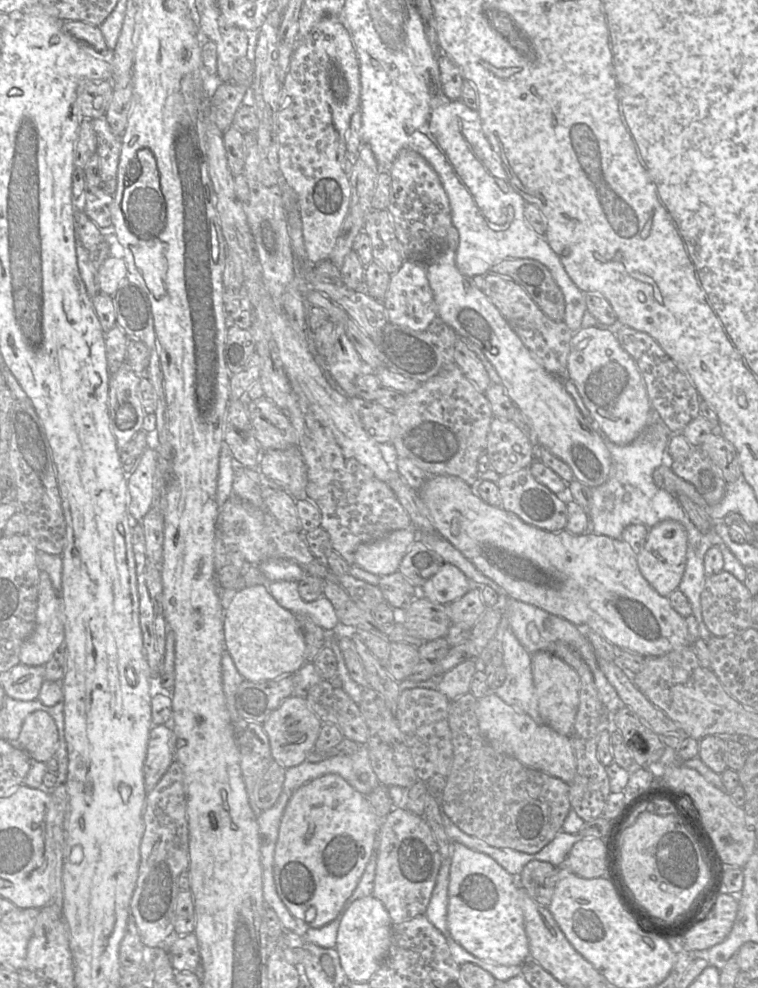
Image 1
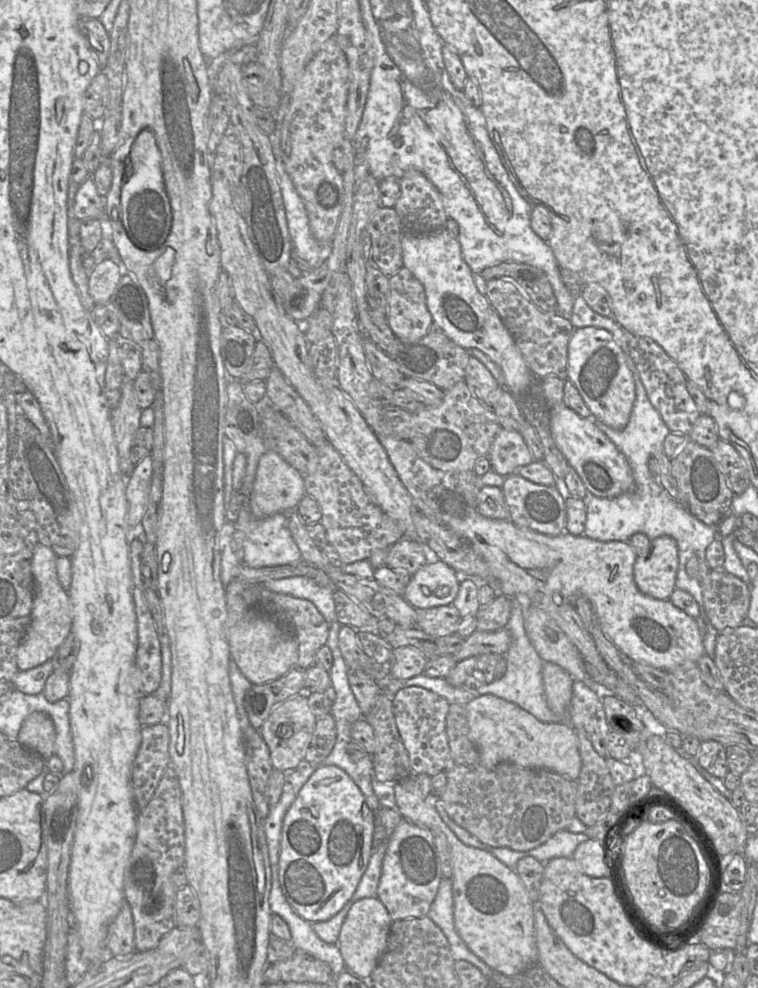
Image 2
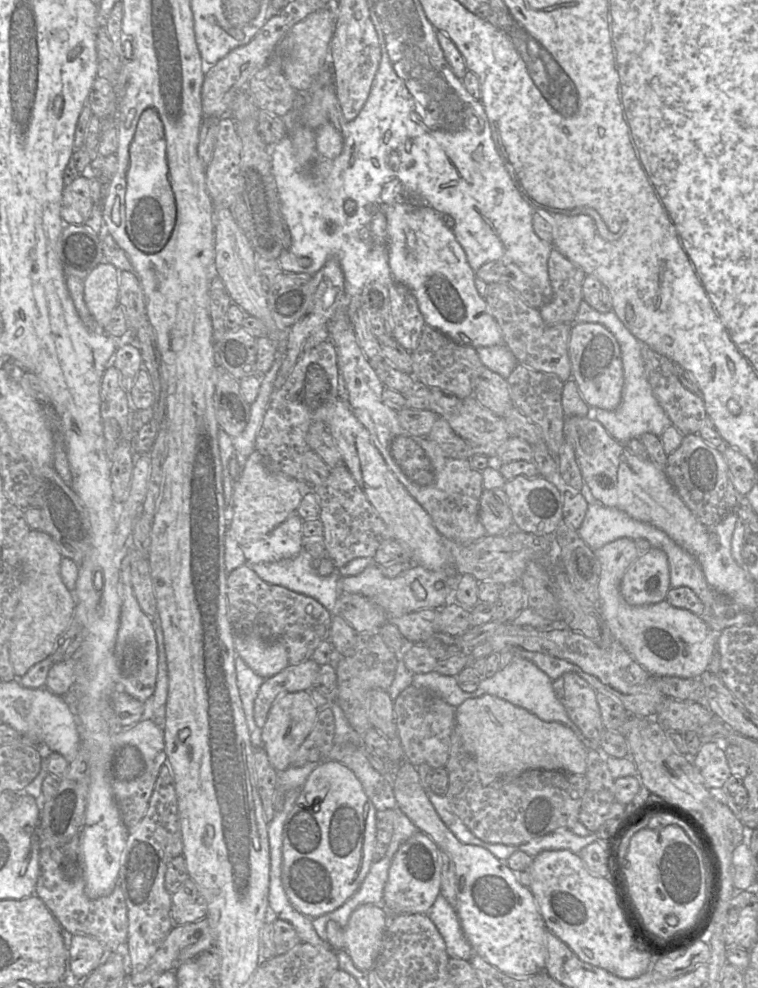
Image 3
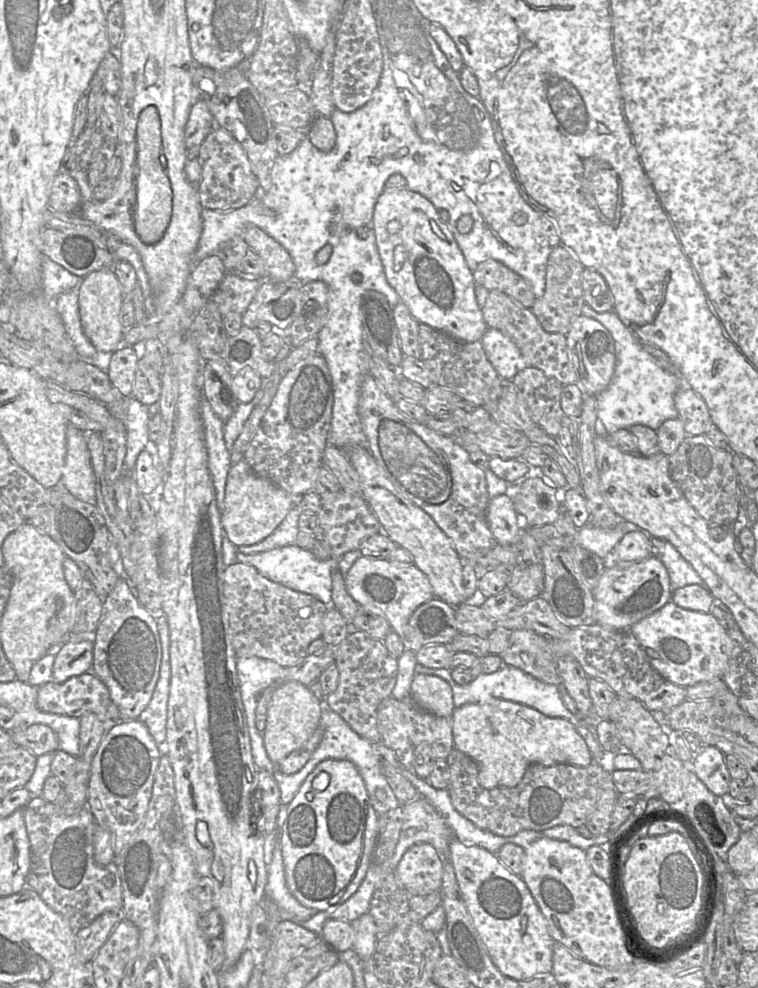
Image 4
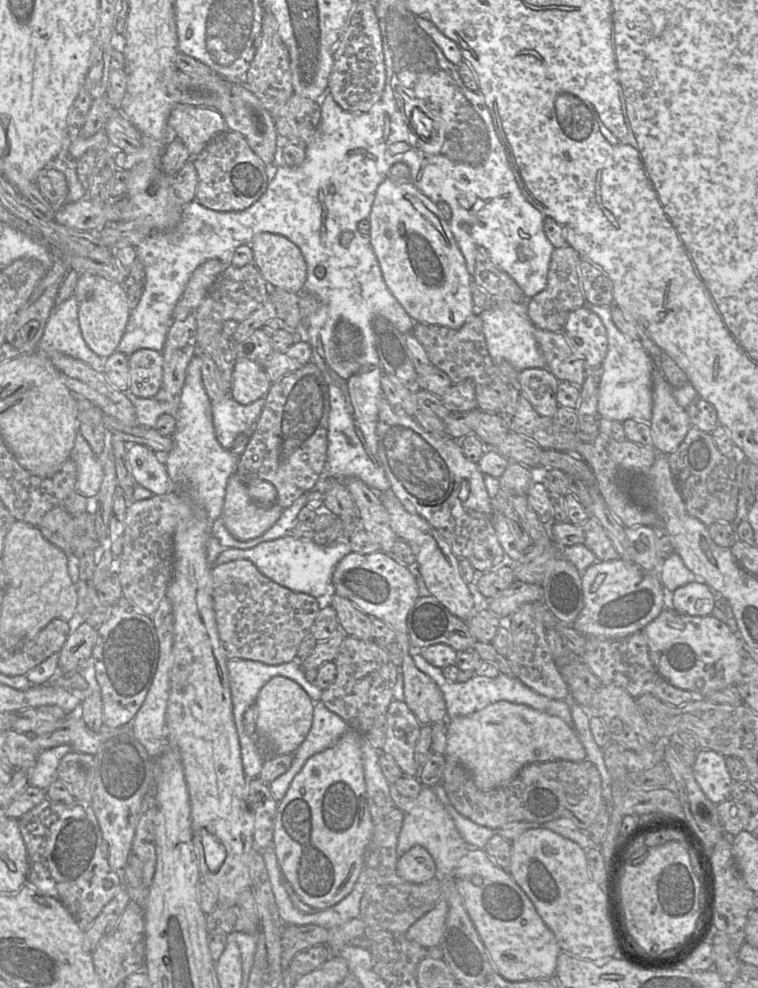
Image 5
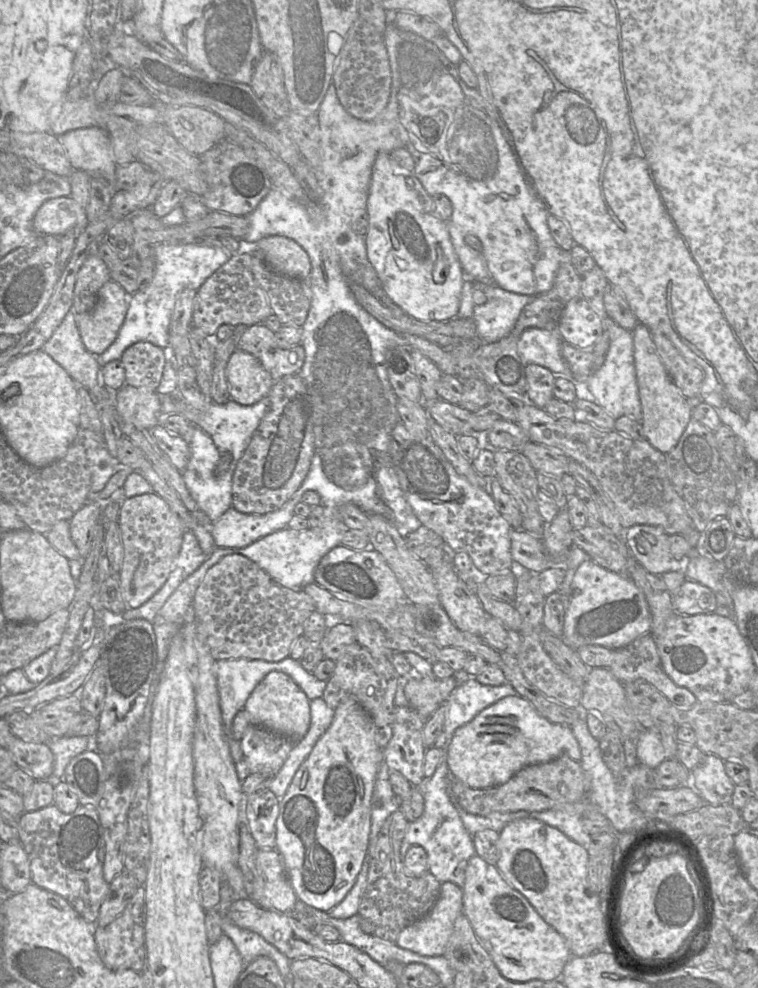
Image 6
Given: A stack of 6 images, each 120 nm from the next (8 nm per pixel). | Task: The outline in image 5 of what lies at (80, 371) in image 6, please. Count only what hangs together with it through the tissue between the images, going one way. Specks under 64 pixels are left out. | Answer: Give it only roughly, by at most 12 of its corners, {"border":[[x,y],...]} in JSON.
{"border":[[75,295],[55,306],[40,353],[60,352],[104,372],[82,337]]}

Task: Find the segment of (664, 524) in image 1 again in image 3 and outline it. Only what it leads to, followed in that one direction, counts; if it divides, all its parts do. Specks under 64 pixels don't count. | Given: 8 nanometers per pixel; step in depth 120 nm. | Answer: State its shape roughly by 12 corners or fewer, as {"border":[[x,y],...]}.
{"border":[[656,547],[626,570],[625,601],[644,606],[667,600],[667,554]]}

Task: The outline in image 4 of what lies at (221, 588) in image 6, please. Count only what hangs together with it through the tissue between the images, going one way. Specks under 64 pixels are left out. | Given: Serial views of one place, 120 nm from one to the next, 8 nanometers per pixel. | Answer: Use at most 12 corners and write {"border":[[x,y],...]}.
{"border":[[225,568],[237,657],[291,667],[321,638],[328,606]]}

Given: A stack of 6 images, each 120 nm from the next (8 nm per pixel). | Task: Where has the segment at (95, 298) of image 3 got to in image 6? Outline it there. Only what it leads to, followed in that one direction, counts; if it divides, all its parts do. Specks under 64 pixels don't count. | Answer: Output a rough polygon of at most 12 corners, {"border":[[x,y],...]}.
{"border":[[111,280],[93,310],[75,314],[87,351],[115,341],[130,296]]}

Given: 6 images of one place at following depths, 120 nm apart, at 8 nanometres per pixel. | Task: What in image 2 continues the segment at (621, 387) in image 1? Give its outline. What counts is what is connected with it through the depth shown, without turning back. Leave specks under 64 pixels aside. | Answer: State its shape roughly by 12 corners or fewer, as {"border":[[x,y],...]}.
{"border":[[574,329],[568,379],[596,419],[628,424],[636,398],[608,330]]}

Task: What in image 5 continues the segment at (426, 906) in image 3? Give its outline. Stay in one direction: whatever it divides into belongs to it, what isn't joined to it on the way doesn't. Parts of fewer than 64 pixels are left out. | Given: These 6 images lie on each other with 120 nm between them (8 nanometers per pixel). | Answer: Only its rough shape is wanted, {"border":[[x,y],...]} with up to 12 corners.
{"border":[[422,846],[400,856],[396,870],[416,884],[438,876],[432,856]]}

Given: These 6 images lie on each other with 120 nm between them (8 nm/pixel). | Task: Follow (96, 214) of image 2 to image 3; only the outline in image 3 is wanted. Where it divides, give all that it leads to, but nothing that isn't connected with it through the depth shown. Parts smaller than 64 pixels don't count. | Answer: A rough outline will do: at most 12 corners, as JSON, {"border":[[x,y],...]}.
{"border":[[88,176],[63,189],[62,220],[83,225],[93,205]]}

